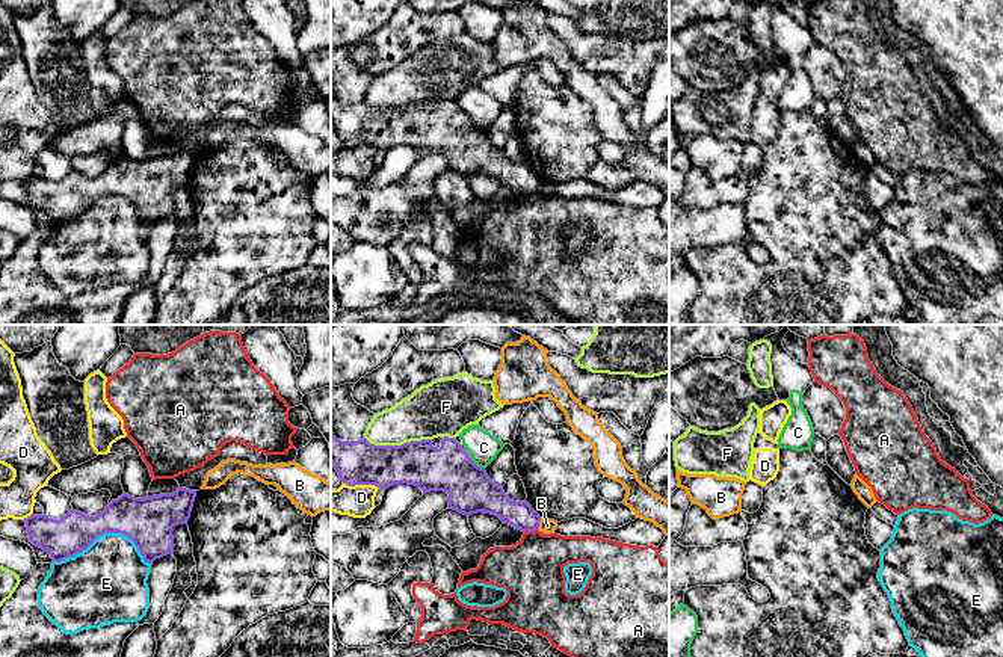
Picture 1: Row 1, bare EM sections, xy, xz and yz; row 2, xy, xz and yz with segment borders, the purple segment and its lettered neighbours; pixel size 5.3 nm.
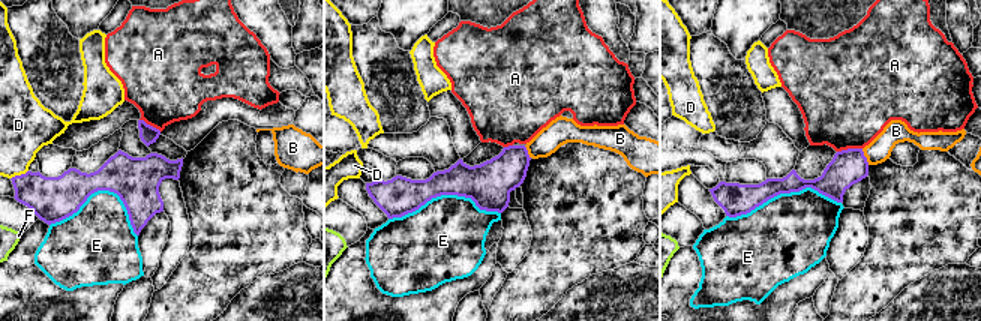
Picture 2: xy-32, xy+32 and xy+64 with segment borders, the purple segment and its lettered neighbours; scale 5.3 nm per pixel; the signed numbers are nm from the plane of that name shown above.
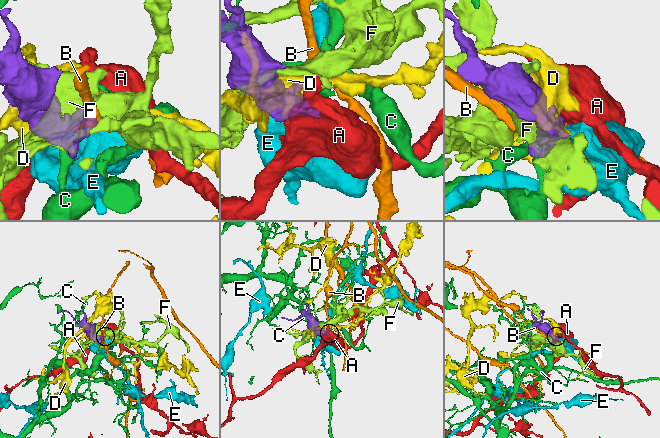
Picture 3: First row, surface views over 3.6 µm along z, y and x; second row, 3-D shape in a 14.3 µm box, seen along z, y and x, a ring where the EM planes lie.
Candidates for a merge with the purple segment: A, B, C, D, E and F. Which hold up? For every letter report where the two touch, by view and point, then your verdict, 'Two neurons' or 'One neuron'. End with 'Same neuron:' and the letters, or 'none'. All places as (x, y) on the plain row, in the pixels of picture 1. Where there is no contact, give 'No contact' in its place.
A: Touches purple at xz (530, 192). Two neurons
B: Touches purple at xz (538, 186). Two neurons
C: Touches purple at xz (476, 127). Two neurons
D: Touches purple at xz (361, 145). Two neurons
E: Touches purple at xy (106, 194). Two neurons
F: Touches purple at xz (398, 107). Two neurons
Same neuron: none

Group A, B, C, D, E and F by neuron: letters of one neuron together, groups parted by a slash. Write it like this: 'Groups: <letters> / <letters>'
Groups: A / B / C / D / E / F

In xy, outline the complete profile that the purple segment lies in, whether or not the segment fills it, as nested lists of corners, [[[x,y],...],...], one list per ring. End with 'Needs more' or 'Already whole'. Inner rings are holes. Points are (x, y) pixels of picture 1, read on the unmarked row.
[[[186,150],[145,160],[124,154],[95,178],[71,171],[60,181],[32,175],[23,183],[30,204],[45,211],[53,224],[74,219],[104,195],[121,195],[153,225],[174,214],[172,189],[187,186],[195,159],[196,153]]]. Already whole

